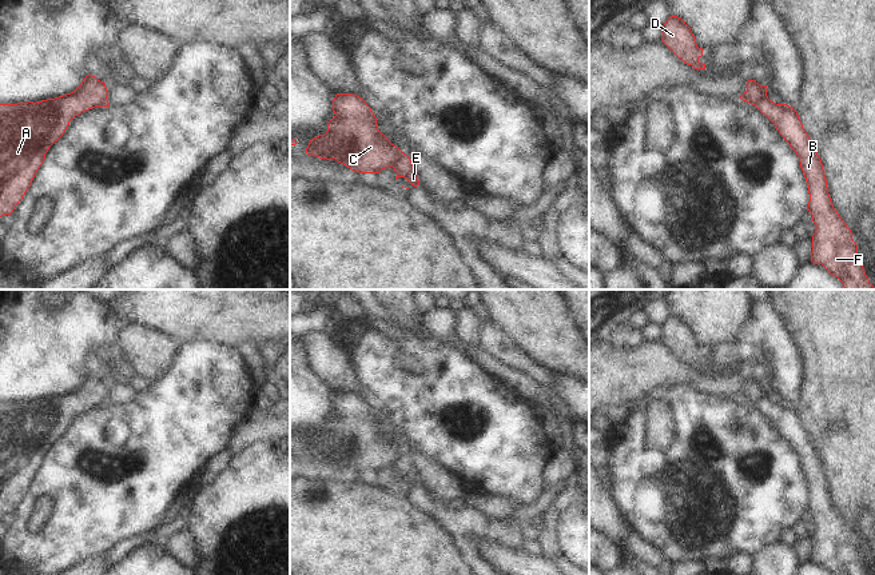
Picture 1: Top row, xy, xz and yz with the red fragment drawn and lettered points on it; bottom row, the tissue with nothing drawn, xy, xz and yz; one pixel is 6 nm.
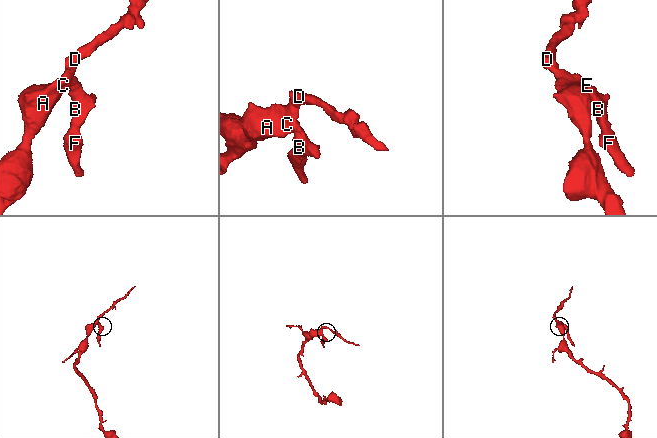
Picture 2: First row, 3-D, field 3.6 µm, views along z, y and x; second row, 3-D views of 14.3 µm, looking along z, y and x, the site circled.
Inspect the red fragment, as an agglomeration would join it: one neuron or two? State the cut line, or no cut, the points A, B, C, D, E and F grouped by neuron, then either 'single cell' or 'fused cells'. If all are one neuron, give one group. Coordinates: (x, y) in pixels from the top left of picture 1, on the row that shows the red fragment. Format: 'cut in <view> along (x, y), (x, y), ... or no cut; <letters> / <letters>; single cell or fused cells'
cut in yz along (766, 95), (752, 104); A C D / B E F; fused cells

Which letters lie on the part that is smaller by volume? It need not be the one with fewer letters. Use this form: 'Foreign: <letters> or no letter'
Foreign: B, E, F

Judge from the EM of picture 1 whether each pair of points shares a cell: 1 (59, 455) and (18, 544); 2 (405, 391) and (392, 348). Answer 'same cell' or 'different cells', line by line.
1: same cell
2: same cell

